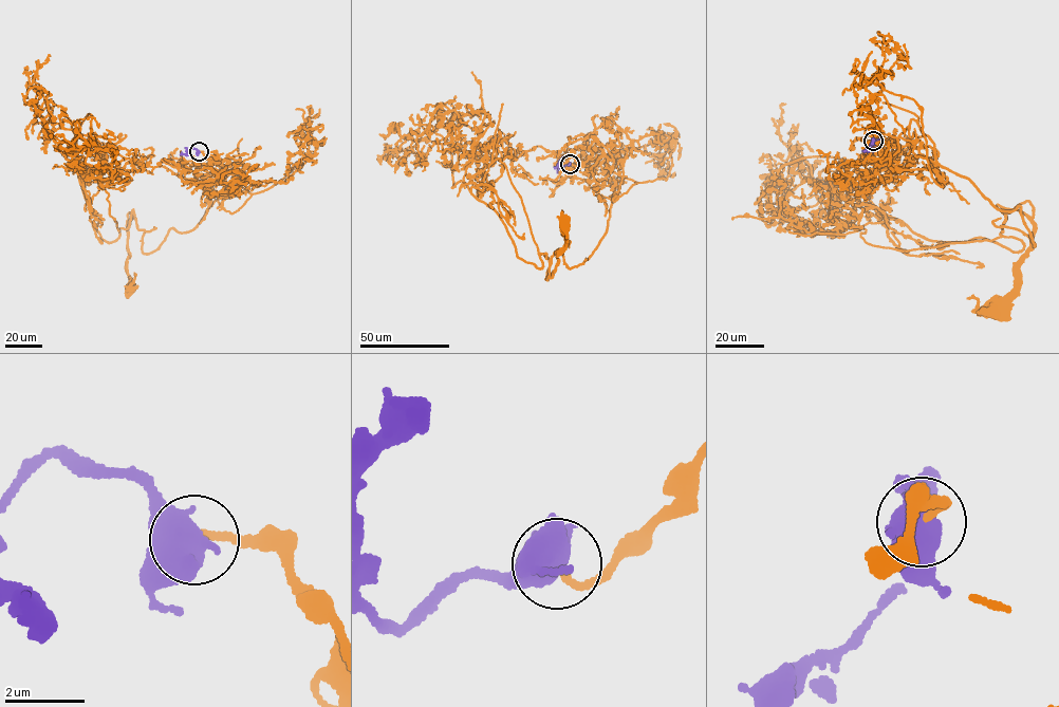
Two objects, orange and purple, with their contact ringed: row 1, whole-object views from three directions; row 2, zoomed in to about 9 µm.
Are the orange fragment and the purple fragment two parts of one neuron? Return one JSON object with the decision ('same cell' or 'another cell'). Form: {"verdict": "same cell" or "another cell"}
{"verdict": "same cell"}

